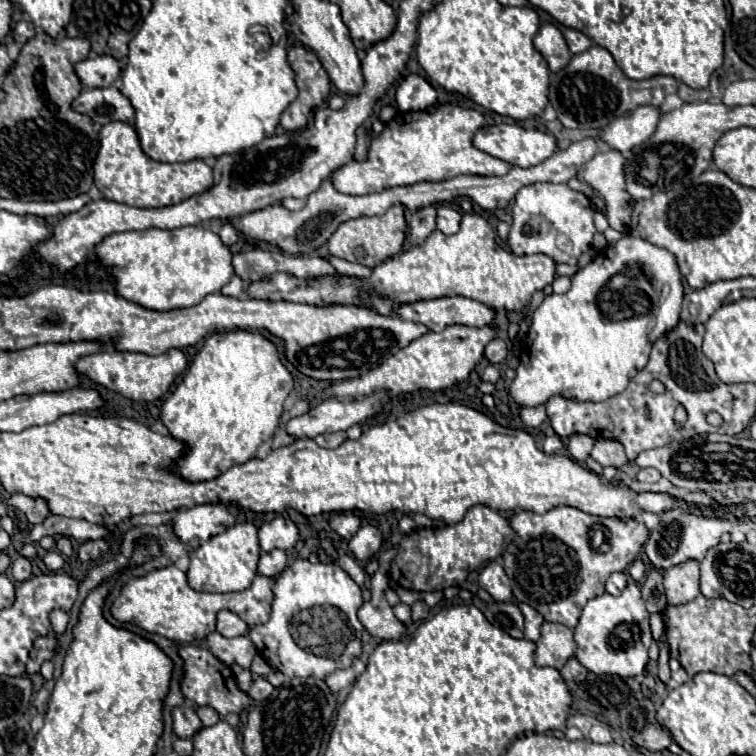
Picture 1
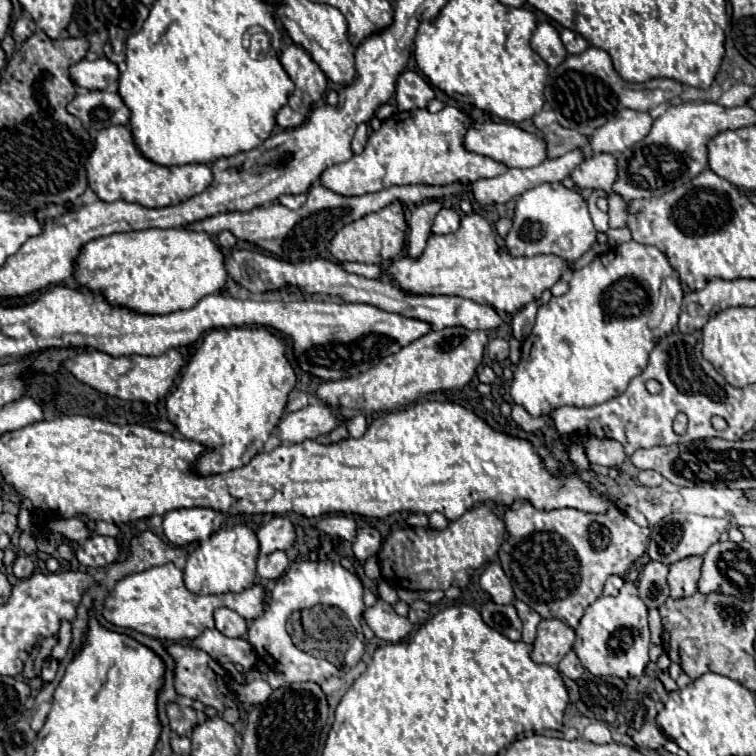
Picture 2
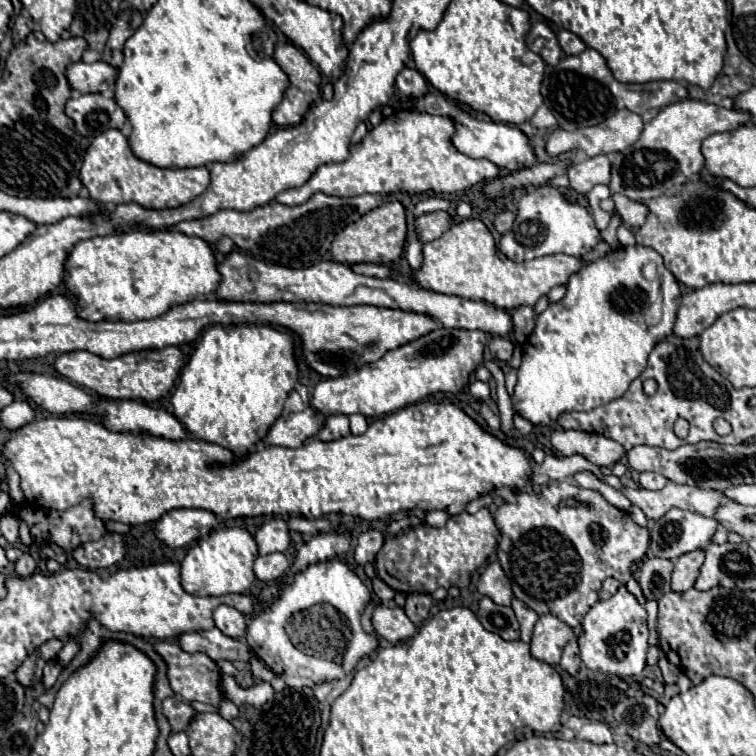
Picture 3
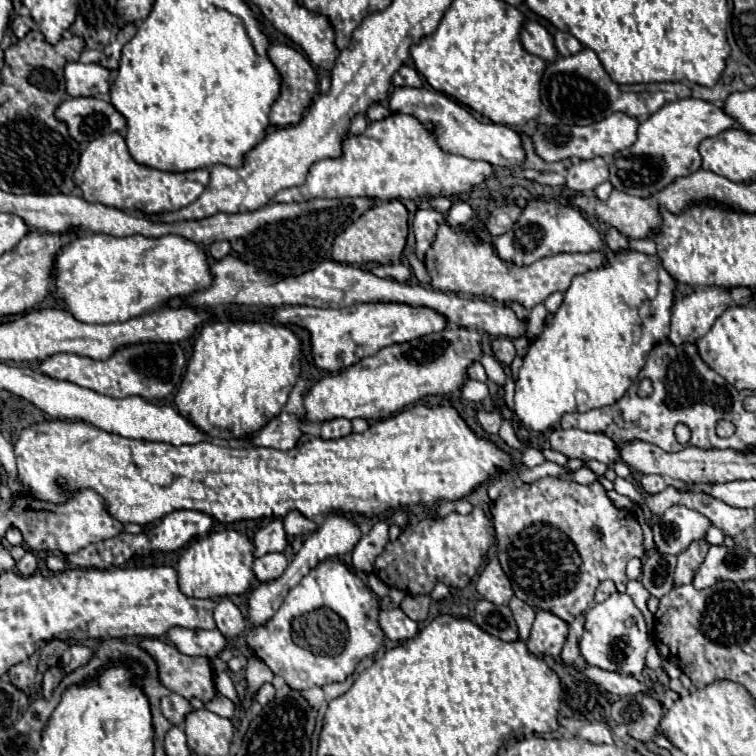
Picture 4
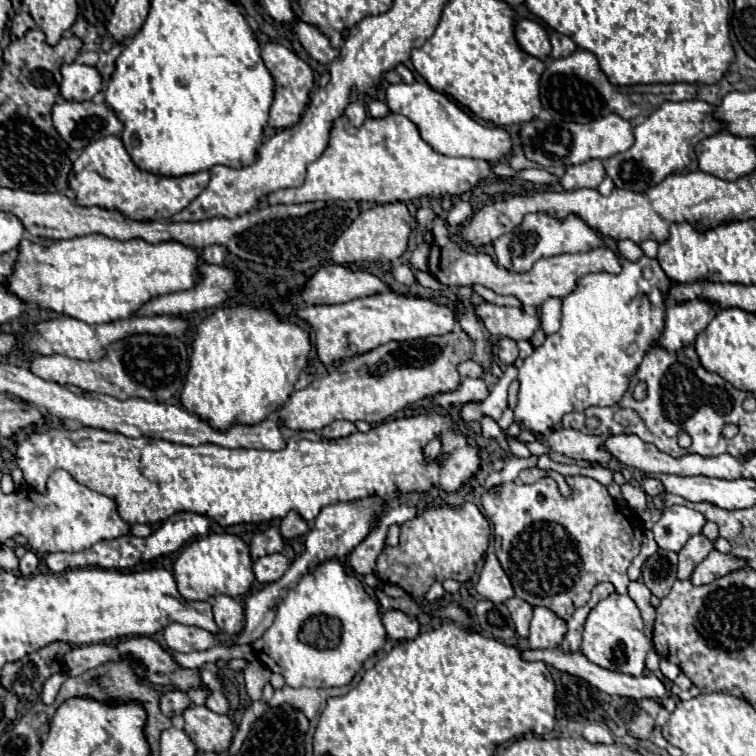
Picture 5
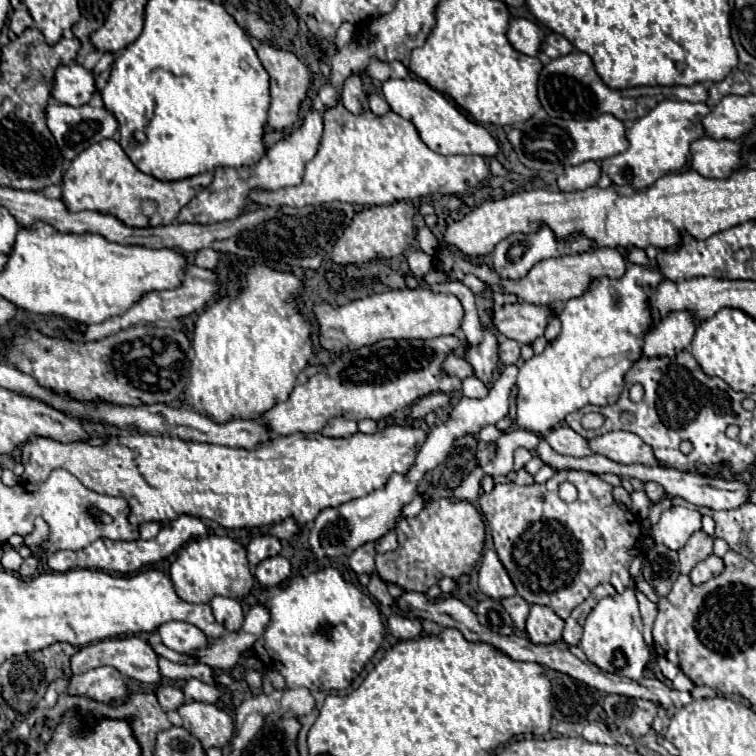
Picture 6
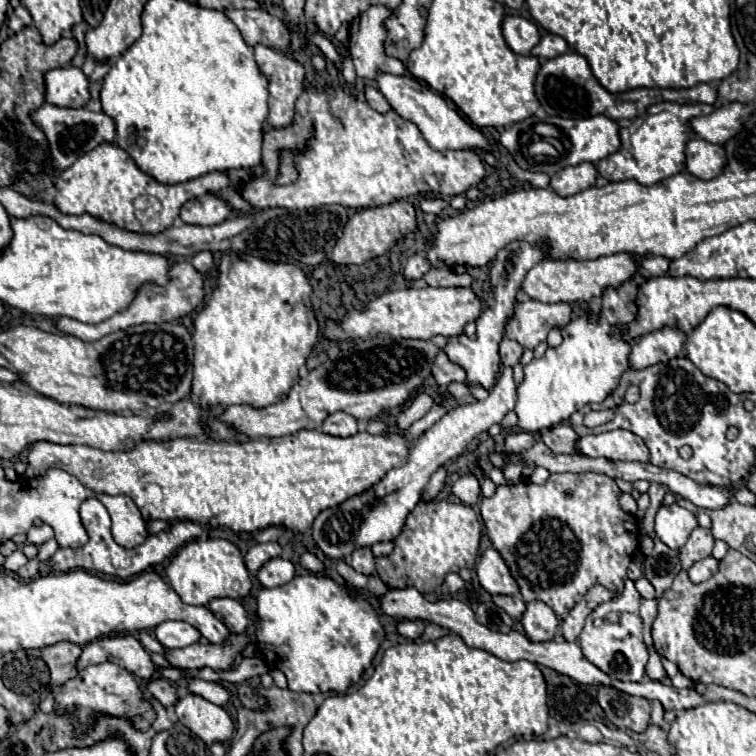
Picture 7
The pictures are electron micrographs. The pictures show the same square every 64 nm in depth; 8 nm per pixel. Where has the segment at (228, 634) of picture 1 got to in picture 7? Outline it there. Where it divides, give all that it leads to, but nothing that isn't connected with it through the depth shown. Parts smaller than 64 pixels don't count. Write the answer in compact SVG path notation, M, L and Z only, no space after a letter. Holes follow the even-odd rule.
M214 598L210 602L210 610L214 612L214 616L230 630L230 632L246 632L248 628L248 616L244 606L238 600L232 598Z

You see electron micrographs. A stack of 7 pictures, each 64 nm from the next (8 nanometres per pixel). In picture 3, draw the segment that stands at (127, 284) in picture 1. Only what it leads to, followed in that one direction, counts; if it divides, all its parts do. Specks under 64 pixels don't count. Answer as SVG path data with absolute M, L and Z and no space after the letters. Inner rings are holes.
M132 230L124 234L96 236L74 246L66 260L66 286L78 298L78 314L86 320L144 320L168 312L176 304L188 304L196 298L212 296L222 280L212 246L198 236L186 236L178 230Z

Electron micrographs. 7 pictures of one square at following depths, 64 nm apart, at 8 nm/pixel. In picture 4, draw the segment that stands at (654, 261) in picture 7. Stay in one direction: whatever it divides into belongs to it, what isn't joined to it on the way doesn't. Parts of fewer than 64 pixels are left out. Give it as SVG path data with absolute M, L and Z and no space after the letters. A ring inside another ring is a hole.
M612 226L606 230L606 244L608 244L608 248L612 252L624 252L624 250L628 250L628 240L616 228L612 228Z

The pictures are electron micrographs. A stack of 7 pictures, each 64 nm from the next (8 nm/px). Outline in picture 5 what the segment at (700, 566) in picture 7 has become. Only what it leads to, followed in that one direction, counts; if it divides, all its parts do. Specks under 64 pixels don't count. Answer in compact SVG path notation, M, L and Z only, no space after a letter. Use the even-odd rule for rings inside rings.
M712 550L694 570L692 574L692 584L694 586L704 586L704 584L710 584L712 580L720 578L720 576L726 576L728 572L738 572L740 568L746 568L748 566L748 560L744 558L738 558L734 554L724 554L724 552L718 552L718 550Z

